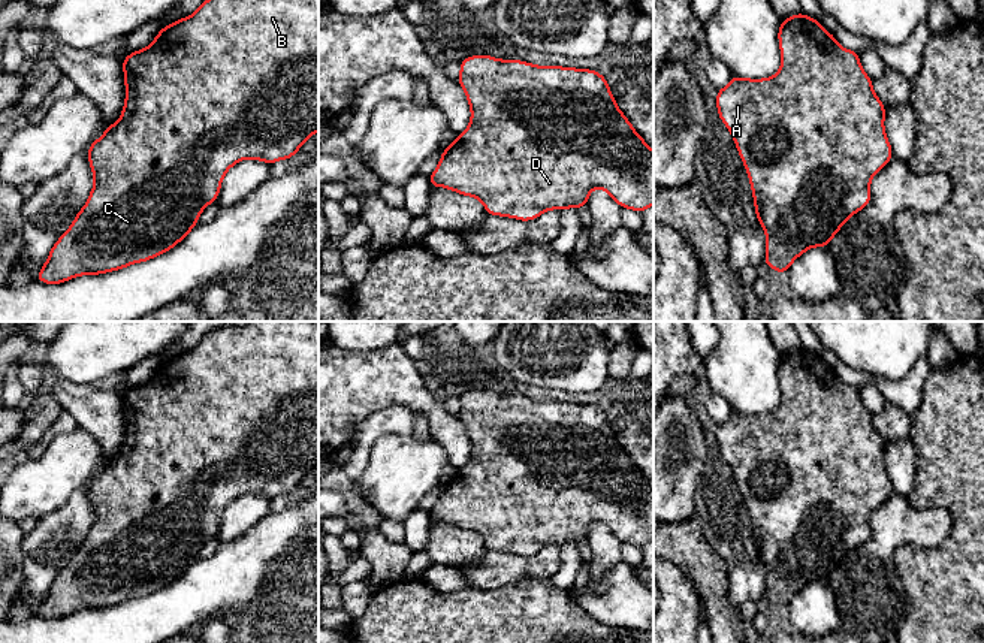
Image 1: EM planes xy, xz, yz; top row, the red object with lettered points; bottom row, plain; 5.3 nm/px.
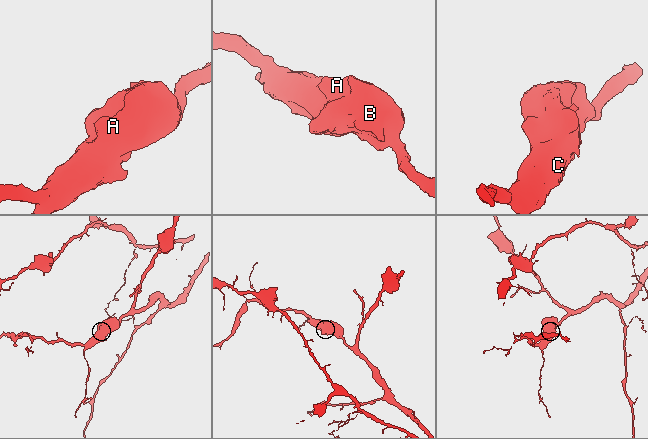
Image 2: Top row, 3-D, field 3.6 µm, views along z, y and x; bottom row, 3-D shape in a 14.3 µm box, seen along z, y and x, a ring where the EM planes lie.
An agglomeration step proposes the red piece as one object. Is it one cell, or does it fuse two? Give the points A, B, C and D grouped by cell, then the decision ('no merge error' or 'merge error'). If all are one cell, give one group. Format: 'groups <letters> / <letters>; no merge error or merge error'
groups A B C D; no merge error

